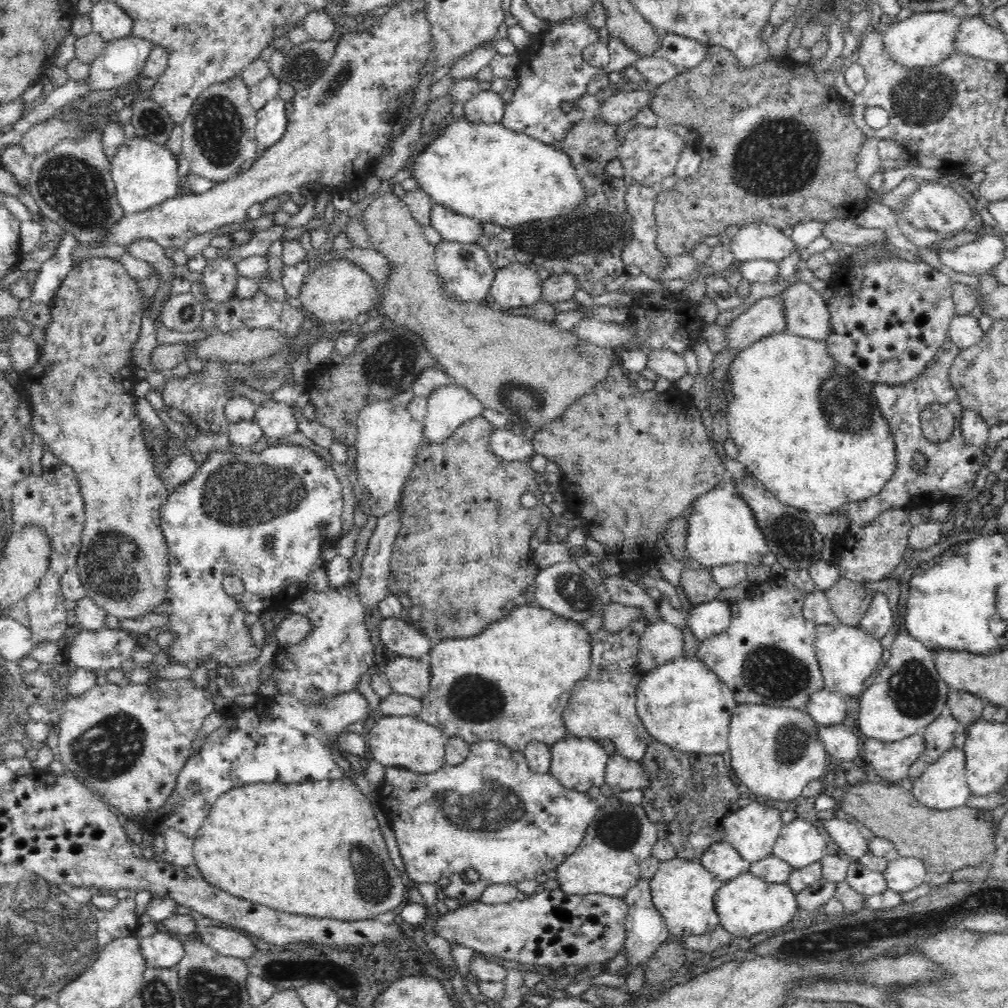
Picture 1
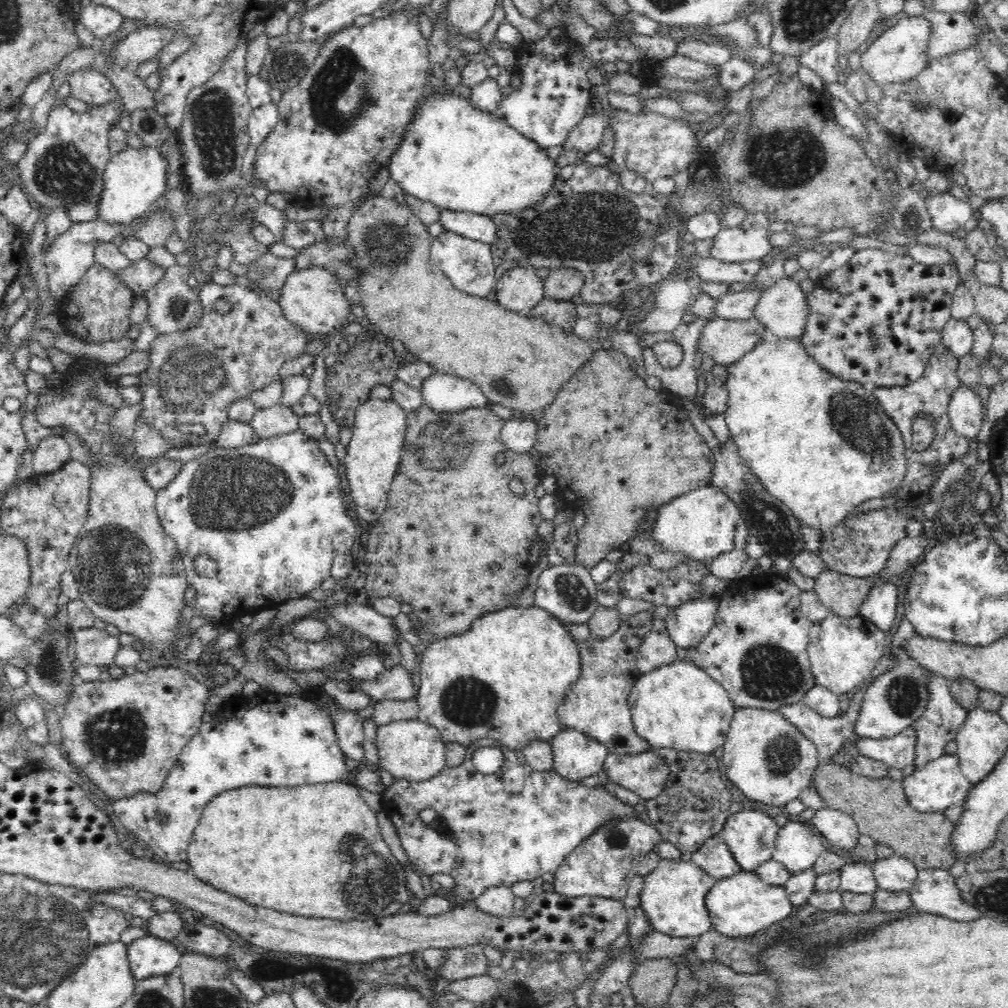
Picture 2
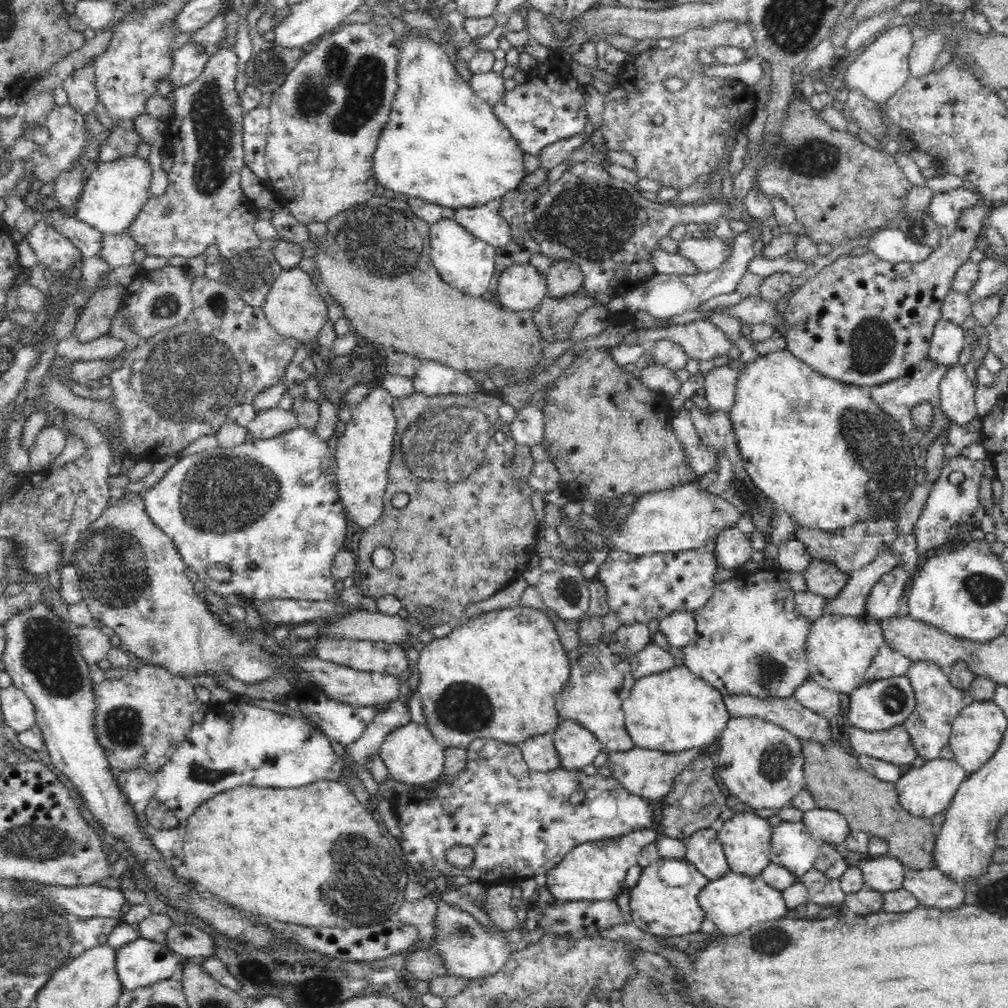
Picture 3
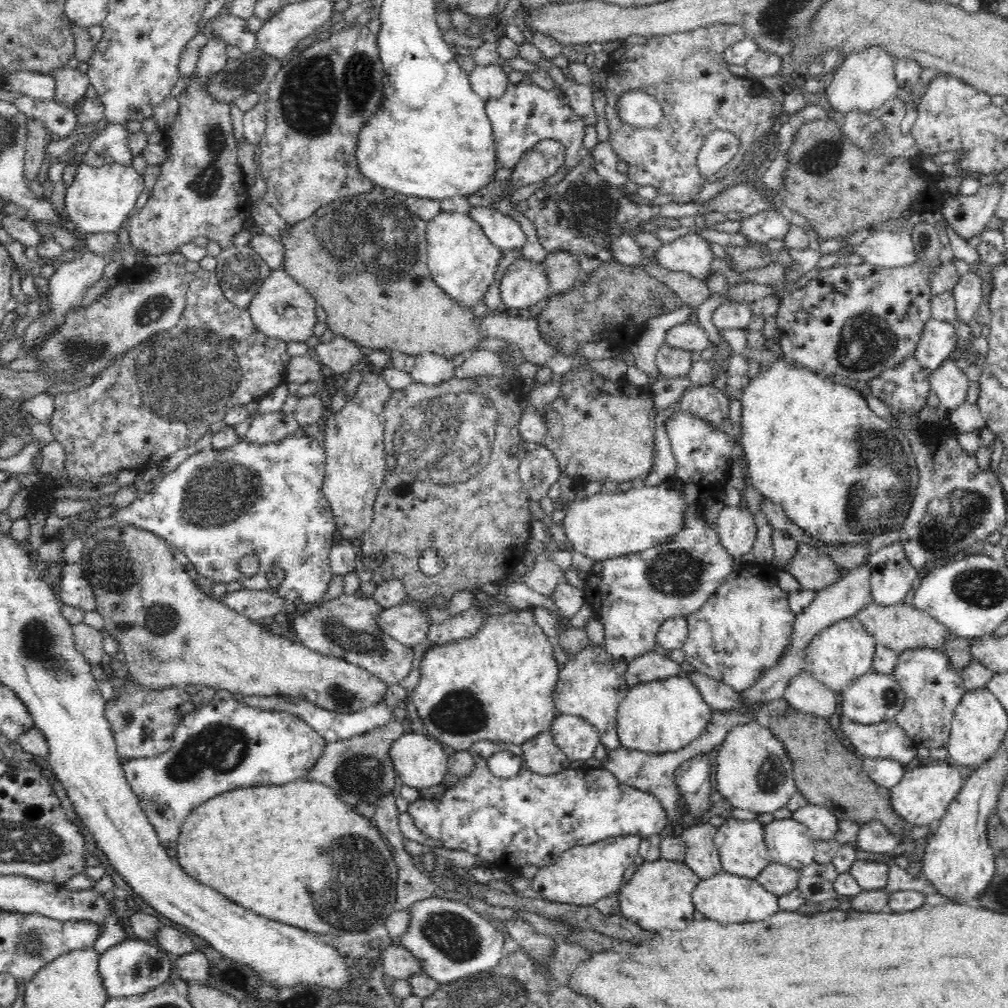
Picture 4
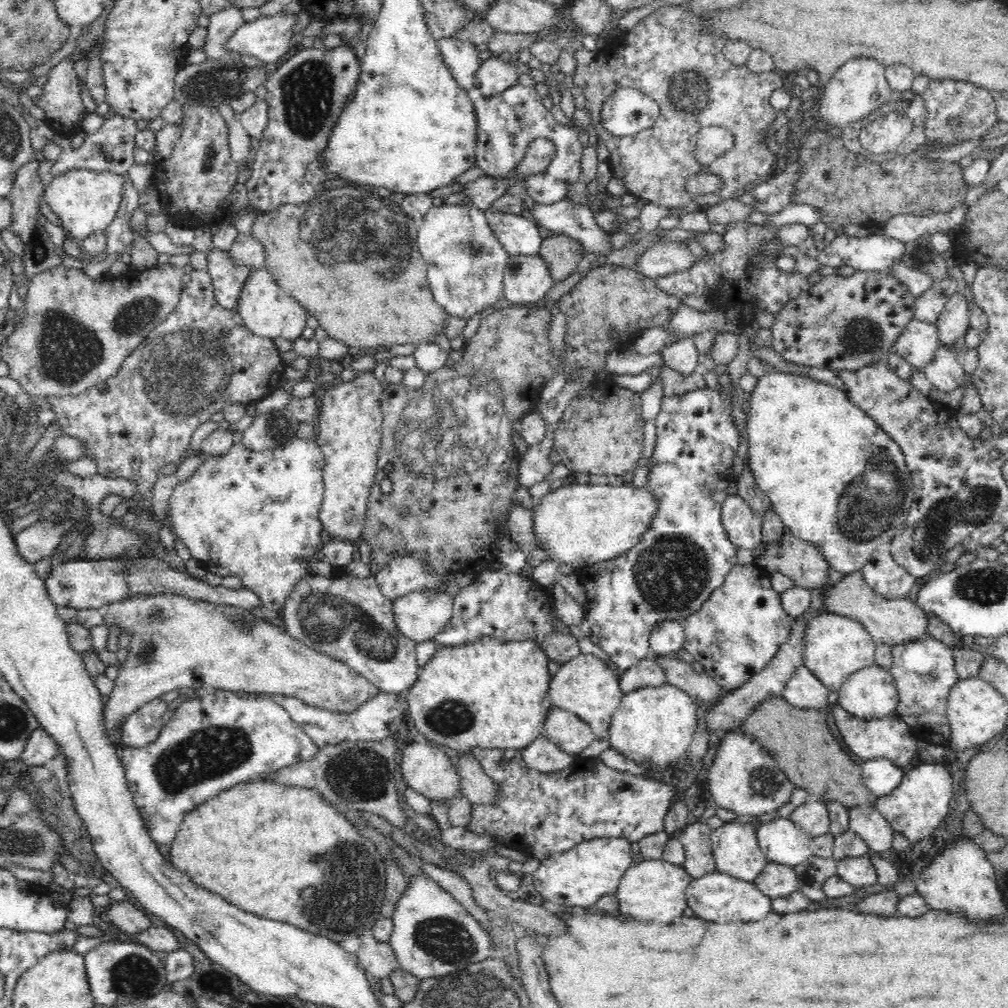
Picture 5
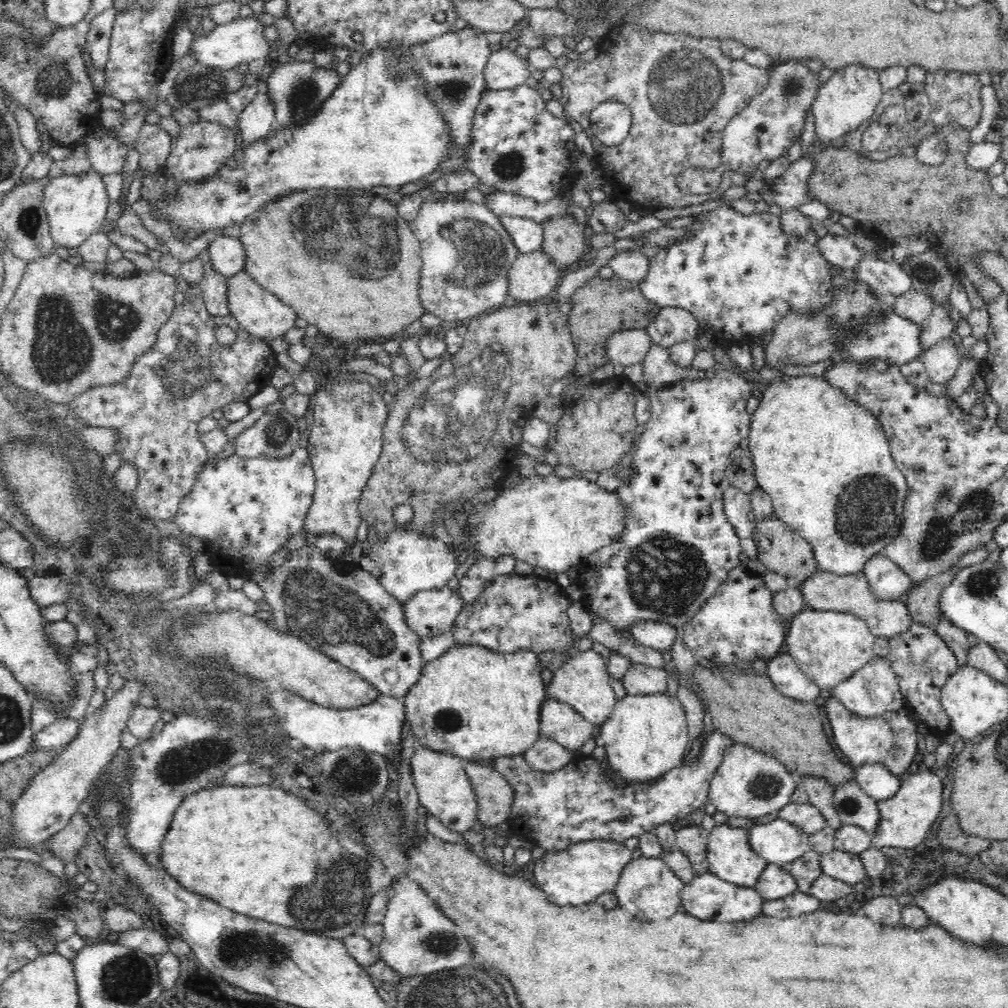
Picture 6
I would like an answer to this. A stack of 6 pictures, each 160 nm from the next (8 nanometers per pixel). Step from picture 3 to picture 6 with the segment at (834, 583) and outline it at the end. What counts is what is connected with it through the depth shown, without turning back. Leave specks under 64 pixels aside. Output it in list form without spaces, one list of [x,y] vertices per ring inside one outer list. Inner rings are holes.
[[[770,518],[764,524],[758,524],[758,532],[766,532],[772,545],[770,551],[763,551],[758,545],[760,563],[766,569],[785,576],[788,586],[802,589],[806,580],[820,570],[815,560],[813,547],[791,530],[785,522]]]

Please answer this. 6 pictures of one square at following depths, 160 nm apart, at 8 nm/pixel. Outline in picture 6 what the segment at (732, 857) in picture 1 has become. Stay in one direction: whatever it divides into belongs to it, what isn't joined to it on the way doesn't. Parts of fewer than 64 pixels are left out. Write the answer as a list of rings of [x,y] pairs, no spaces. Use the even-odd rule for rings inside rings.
[[[682,823],[676,831],[675,846],[689,859],[696,875],[709,872],[708,841],[711,832],[702,826],[691,826]]]

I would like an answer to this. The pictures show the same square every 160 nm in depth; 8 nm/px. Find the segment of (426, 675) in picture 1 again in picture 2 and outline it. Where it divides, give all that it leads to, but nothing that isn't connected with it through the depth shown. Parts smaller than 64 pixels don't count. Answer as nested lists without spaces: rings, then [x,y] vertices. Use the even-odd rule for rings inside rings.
[[[398,664],[389,670],[384,670],[376,680],[361,682],[360,680],[347,678],[354,685],[360,685],[375,703],[377,700],[410,700],[416,697],[416,684],[414,674]]]

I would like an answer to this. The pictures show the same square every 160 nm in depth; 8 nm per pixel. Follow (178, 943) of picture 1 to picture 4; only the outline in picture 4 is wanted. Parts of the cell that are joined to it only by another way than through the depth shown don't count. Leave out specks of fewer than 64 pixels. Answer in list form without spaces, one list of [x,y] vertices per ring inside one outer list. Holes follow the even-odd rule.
[[[126,939],[105,950],[100,958],[100,975],[106,983],[108,998],[144,994],[166,982],[172,974],[174,958],[153,941]]]

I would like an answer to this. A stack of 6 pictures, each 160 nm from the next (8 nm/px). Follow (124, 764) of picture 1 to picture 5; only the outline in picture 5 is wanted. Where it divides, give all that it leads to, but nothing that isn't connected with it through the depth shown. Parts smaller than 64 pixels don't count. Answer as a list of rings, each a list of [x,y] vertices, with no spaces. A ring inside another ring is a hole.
[[[156,697],[129,714],[119,726],[122,746],[144,748],[152,744],[162,732],[162,716],[166,710],[168,702]]]

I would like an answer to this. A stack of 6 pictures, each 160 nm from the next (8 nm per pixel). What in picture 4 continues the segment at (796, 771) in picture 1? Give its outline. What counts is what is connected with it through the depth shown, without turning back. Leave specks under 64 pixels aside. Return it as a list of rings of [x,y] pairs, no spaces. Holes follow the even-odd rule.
[[[750,721],[734,725],[716,755],[717,792],[734,808],[756,814],[773,813],[785,808],[797,791],[794,765],[786,745],[767,724]]]

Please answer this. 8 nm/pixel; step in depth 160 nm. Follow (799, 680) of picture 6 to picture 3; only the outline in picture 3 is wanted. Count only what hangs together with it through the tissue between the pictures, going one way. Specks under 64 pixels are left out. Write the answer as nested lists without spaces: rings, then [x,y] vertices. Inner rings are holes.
[[[812,679],[806,680],[796,692],[794,698],[800,701],[802,705],[827,719],[840,720],[840,699],[839,692],[820,686]]]

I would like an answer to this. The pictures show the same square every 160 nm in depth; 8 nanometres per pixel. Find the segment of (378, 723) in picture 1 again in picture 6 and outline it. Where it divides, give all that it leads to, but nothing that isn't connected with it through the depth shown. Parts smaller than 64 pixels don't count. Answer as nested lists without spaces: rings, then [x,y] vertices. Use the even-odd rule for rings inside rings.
[[[419,743],[413,748],[409,760],[411,781],[417,790],[420,805],[431,815],[436,815],[448,830],[455,832],[472,828],[474,822],[478,820],[475,794],[465,771],[468,762],[468,759],[432,750]]]

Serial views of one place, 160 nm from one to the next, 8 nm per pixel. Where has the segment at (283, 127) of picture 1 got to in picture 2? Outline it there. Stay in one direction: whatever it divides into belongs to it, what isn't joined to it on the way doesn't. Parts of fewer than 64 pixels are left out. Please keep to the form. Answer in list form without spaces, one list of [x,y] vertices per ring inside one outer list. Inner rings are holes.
[[[263,104],[260,108],[255,108],[252,117],[249,119],[249,135],[252,144],[250,144],[250,148],[246,150],[246,154],[244,154],[244,172],[246,172],[247,169],[251,170],[257,146],[268,138],[268,135],[274,131],[279,121],[280,112],[276,104]]]

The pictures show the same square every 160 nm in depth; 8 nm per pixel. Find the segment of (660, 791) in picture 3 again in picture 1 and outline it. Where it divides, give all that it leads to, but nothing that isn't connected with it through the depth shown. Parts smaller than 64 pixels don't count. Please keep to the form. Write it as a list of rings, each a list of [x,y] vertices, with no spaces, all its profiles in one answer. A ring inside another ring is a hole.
[[[616,752],[609,755],[605,768],[605,782],[614,792],[624,792],[647,785],[647,774],[639,761],[628,760]]]

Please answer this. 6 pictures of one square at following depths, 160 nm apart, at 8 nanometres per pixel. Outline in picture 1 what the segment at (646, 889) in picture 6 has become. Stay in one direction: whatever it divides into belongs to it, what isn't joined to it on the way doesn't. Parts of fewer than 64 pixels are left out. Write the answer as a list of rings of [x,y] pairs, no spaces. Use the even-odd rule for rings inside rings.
[[[671,858],[661,861],[650,881],[654,905],[666,919],[666,926],[674,937],[700,936],[720,925],[720,917],[714,904],[714,896],[722,888],[722,879],[711,873],[697,859]]]

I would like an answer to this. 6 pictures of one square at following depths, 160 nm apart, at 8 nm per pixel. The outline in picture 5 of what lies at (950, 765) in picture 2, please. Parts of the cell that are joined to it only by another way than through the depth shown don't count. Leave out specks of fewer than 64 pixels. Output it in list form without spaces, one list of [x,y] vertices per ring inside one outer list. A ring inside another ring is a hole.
[[[924,761],[903,776],[901,783],[890,794],[879,797],[877,810],[892,828],[911,843],[929,837],[948,814],[954,796],[952,774],[938,762]]]

